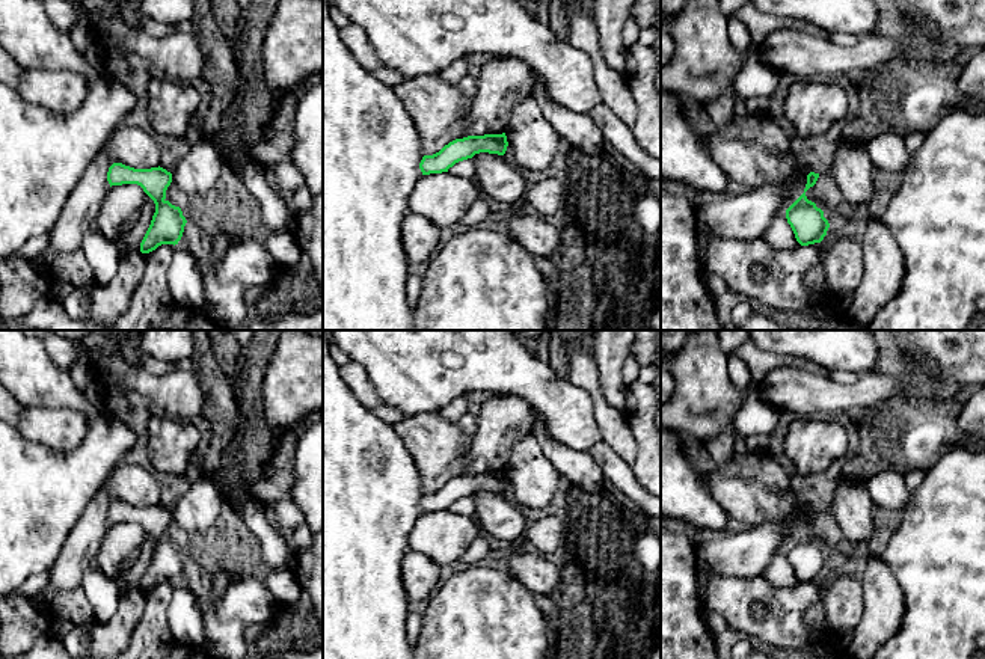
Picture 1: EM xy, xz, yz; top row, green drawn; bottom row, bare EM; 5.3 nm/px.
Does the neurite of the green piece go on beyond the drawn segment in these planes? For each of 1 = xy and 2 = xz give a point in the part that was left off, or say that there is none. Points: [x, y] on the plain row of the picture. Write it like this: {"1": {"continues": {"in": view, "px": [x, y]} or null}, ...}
{"1": {"continues": null}, "2": {"continues": null}}

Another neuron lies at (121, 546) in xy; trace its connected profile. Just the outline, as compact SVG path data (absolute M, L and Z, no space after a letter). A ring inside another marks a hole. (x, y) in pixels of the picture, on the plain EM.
M137 522L112 523L104 534L95 567L119 579L139 558L146 531Z

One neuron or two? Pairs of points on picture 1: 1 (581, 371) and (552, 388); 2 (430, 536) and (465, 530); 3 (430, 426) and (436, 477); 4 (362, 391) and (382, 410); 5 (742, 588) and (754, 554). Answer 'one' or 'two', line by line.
1: two
2: one
3: one
4: two
5: two

